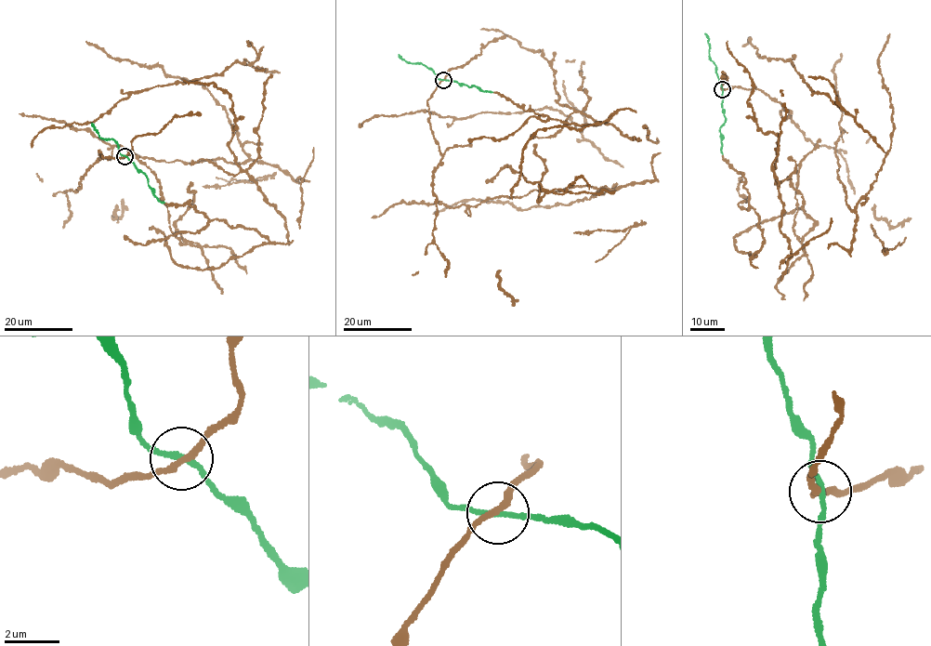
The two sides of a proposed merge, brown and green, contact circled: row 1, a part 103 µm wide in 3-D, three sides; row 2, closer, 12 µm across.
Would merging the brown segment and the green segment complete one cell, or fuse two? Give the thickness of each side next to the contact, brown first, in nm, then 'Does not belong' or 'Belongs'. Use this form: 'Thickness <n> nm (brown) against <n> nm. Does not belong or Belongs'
Thickness 240 nm (brown) against 170 nm. Belongs

